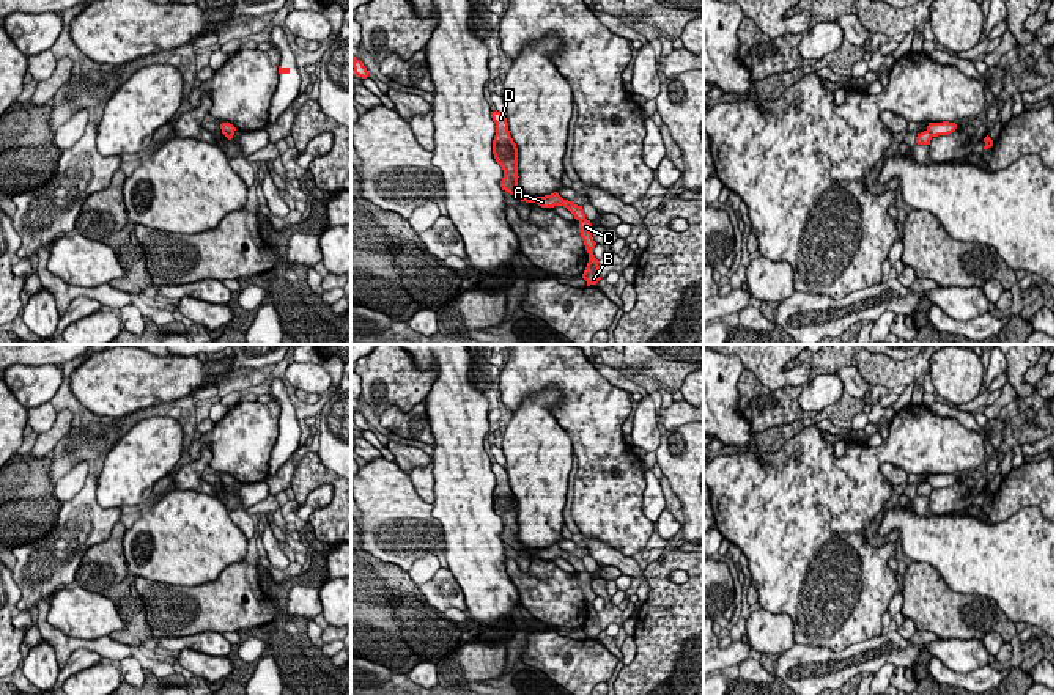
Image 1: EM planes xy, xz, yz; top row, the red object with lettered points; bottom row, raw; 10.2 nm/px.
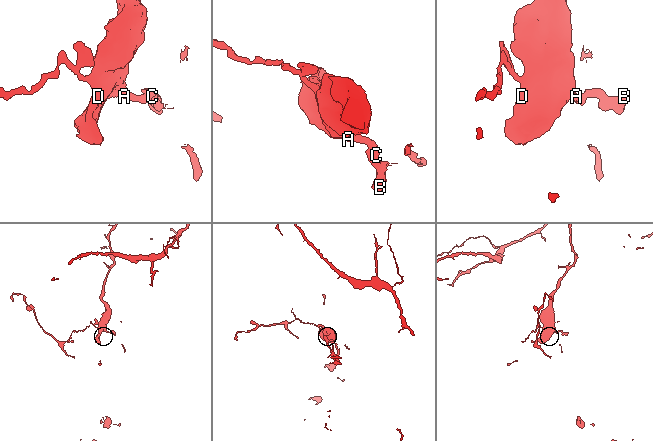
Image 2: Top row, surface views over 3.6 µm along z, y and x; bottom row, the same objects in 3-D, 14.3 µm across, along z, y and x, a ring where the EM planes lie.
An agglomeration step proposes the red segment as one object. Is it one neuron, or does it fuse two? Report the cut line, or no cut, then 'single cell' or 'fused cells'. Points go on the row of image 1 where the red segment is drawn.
cut in yz along (927, 128), (934, 136); fused cells

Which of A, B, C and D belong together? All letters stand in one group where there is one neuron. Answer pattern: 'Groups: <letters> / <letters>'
Groups: A D / B C

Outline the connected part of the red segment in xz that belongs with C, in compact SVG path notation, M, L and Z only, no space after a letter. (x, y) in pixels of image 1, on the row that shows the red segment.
M587 219L579 220L579 233L584 241L585 250L589 253L589 263L582 274L582 278L587 281L587 286L596 285L601 280L598 259L593 255L593 248L595 248L596 242L593 241L590 231L592 231L590 220L587 220Z

